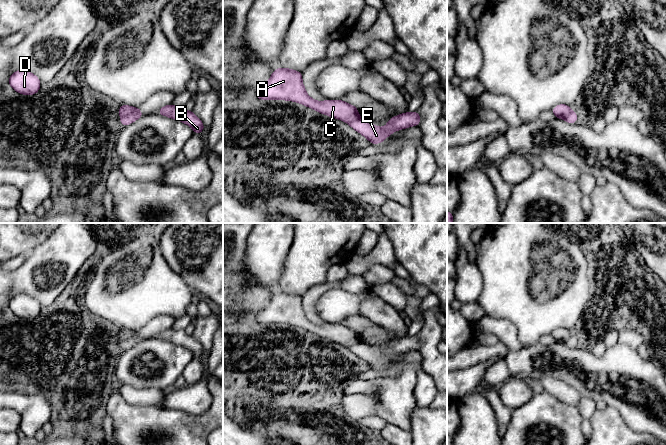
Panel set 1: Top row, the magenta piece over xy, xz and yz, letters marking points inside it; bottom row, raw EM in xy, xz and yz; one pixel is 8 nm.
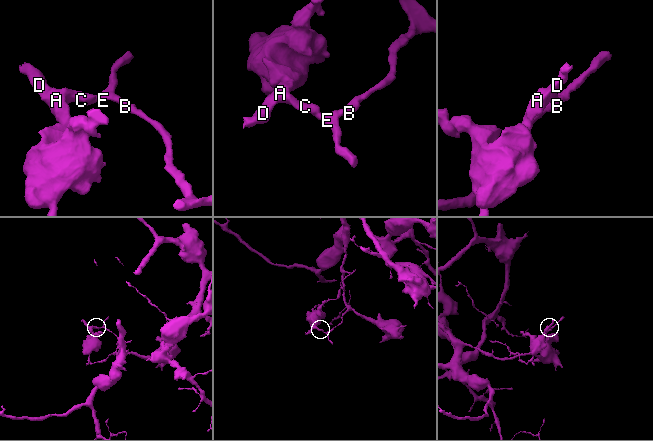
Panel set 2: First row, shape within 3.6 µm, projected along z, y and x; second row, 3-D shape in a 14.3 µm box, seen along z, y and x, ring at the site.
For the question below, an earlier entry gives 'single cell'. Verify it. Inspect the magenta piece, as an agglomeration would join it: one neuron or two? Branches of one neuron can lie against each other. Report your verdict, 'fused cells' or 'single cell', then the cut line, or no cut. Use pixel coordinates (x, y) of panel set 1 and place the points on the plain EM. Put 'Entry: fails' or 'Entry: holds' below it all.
fused cells | xy (136, 332), (129, 338), (121, 341)
Entry: fails

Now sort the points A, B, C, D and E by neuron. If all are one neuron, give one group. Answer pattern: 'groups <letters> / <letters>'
groups A C D / B E

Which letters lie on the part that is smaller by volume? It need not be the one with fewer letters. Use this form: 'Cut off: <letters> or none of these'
Cut off: A, C, D

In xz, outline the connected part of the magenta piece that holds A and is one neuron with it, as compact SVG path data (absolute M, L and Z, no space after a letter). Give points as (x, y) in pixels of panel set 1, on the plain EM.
M280 291L271 302L254 318L261 324L289 324L301 327L311 333L344 346L360 342L358 332L343 324L315 325L306 317L302 307L302 297Z

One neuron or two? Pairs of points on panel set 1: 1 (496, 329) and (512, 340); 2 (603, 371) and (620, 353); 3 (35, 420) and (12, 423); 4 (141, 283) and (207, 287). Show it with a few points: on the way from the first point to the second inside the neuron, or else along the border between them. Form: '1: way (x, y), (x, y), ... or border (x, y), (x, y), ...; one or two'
1: way (500, 329), (508, 336); one
2: way (607, 367), (617, 357); one
3: border (10, 407), (20, 416), (20, 428); two
4: border (172, 269), (192, 291); two

